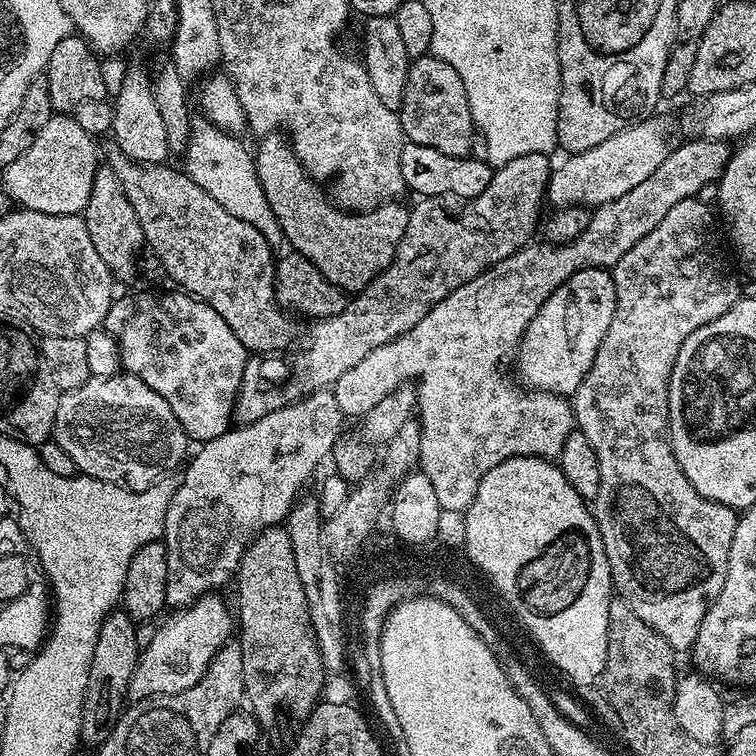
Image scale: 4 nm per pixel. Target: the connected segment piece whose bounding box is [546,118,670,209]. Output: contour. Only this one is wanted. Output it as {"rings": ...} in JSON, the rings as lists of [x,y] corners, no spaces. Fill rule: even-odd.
{"rings":[[[656,119],[638,120],[618,134],[606,138],[606,142],[598,142],[598,146],[590,150],[571,153],[561,168],[551,169],[547,203],[552,204],[553,209],[609,204],[634,190],[638,182],[646,182],[646,178],[650,178],[650,174],[662,166],[670,151],[668,128]]]}

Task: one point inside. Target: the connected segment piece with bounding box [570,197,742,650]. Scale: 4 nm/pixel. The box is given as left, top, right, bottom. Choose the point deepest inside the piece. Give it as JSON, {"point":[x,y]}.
{"point":[667,546]}

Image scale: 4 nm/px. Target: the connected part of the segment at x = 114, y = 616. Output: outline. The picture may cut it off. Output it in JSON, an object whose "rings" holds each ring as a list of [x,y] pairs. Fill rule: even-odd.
{"rings":[[[114,610],[102,622],[98,642],[94,646],[94,658],[90,662],[90,674],[86,682],[84,709],[80,723],[80,738],[86,745],[99,746],[116,729],[120,713],[126,707],[128,683],[140,663],[141,649],[136,641],[136,624],[127,612]]]}

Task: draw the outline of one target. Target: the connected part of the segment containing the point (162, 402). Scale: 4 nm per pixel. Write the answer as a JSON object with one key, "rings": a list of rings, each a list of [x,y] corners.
{"rings":[[[127,374],[94,376],[82,386],[65,391],[60,397],[52,439],[70,454],[70,458],[74,458],[83,475],[117,484],[131,492],[143,492],[161,478],[175,473],[175,468],[179,469],[185,463],[190,447],[188,435],[182,430],[178,418],[174,418],[174,410],[166,406],[166,398],[154,394],[142,378]]]}

